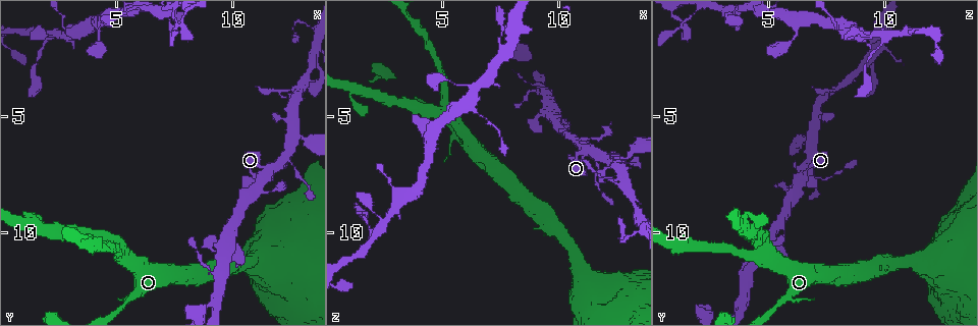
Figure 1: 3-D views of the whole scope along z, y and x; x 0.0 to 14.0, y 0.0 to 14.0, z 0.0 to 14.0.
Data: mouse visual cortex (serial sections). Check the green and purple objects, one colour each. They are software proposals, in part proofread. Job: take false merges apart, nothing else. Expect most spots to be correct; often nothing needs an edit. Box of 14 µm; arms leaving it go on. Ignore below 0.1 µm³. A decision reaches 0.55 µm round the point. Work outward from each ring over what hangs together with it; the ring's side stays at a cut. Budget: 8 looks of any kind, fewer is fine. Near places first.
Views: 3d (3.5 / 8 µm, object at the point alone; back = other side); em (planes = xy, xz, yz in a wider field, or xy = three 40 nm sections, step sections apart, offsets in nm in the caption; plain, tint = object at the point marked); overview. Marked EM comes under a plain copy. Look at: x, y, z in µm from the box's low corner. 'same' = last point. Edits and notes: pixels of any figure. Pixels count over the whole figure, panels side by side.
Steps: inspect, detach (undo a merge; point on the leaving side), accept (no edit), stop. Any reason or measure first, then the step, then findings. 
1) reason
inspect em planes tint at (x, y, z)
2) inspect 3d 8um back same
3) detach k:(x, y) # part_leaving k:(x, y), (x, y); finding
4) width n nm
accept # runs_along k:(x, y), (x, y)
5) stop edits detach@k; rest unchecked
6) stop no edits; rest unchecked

a narrow waist
inspect 3d 8um at (11.2, 7.6, 6.4)

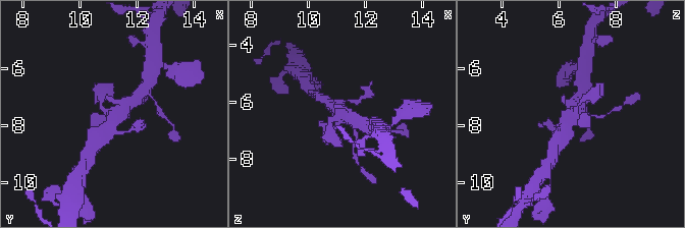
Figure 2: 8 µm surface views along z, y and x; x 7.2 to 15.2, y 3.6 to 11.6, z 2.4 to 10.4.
inspect em xy step 5 tint at (11.2, 7.6, 6.5)

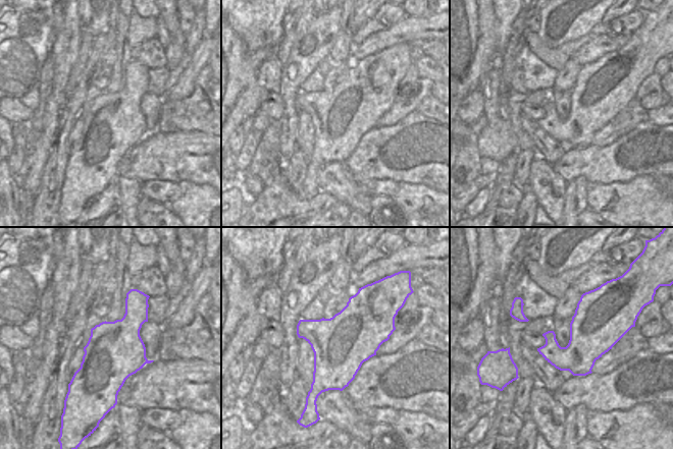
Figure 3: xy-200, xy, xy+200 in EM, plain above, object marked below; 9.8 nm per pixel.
accept # runs_along 2:(330, 130), (339, 115), (364, 124); all the same cell

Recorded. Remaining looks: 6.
two arms in line, one across
inspect 3d 3.5um at (10.1, 9.5, 5.5)

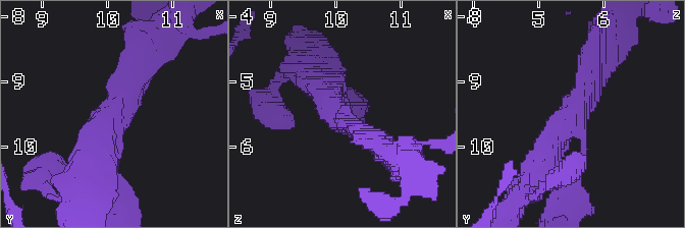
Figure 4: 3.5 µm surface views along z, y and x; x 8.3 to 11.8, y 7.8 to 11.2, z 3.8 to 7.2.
arms 3; arm_widths 150, 350, 450 nm
inspect em xy step 2 tint at (10.00, 9.50, 5.50)

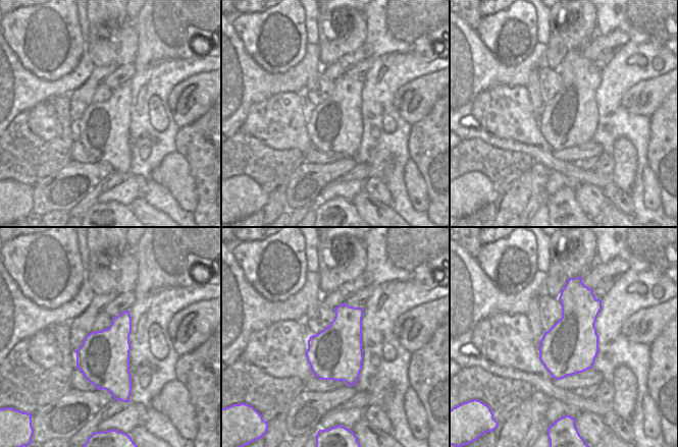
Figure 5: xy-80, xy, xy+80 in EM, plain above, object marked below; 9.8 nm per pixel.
accept # one cell here

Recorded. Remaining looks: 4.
inspect em xy step 1 tint at (5.3, 10.8, 4.9)

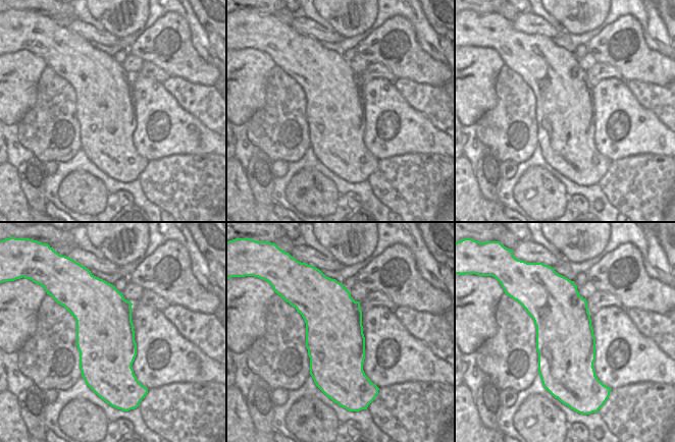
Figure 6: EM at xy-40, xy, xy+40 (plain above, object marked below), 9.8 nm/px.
see where the arms go
inspect 3d 3.5um same

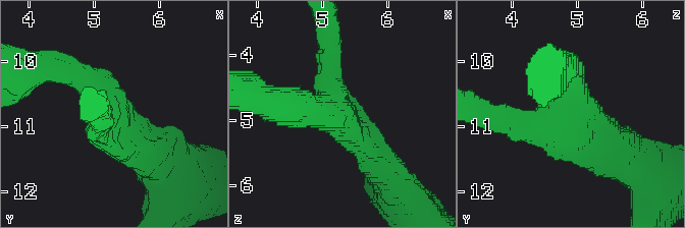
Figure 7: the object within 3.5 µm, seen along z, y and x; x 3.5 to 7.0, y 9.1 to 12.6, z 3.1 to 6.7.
accept # runs_along 7:(149, 150), (67, 68); one cell here

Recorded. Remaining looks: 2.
stop no edits; rest unchecked

